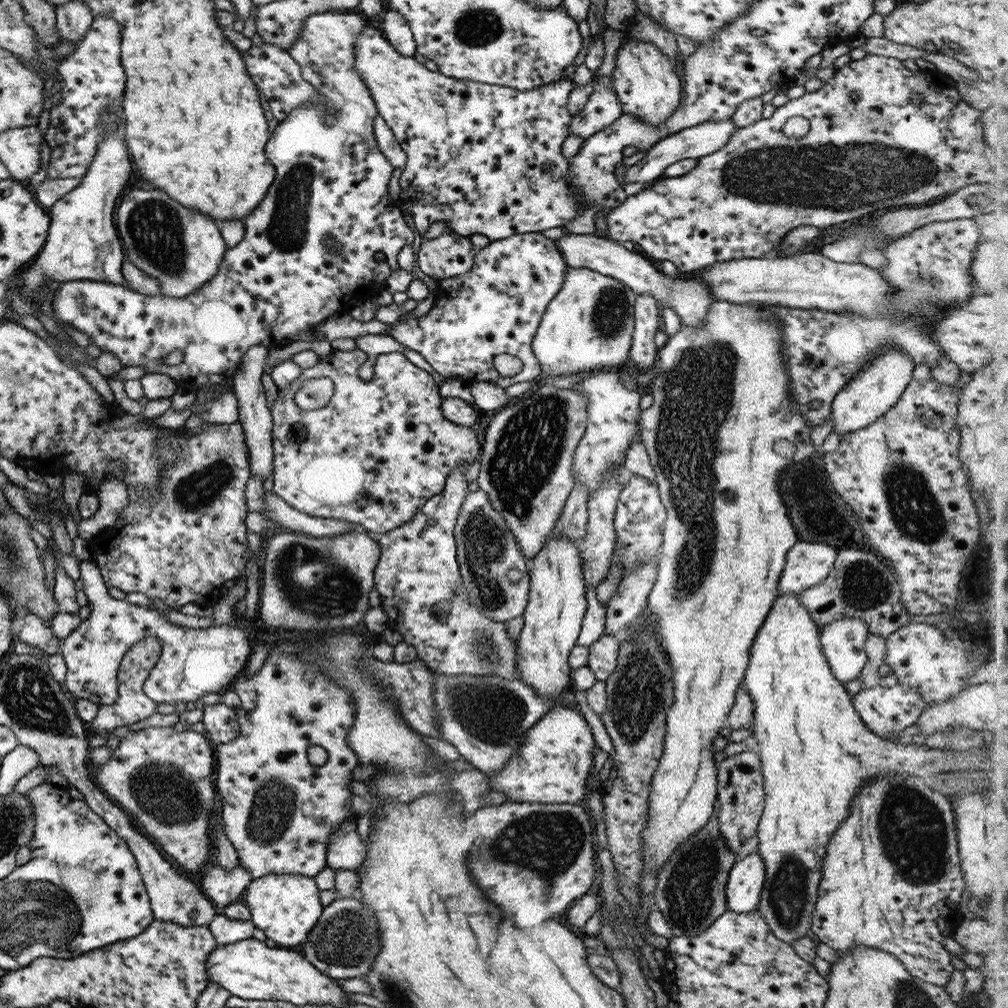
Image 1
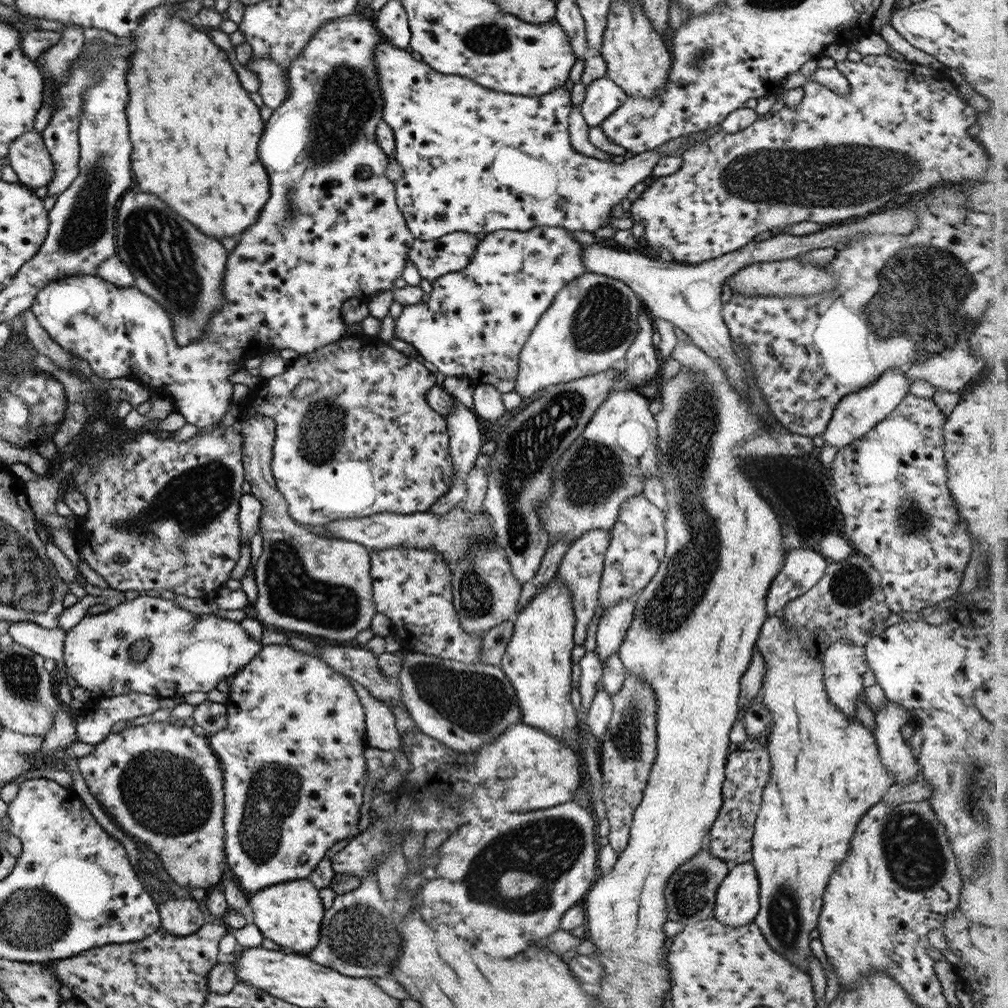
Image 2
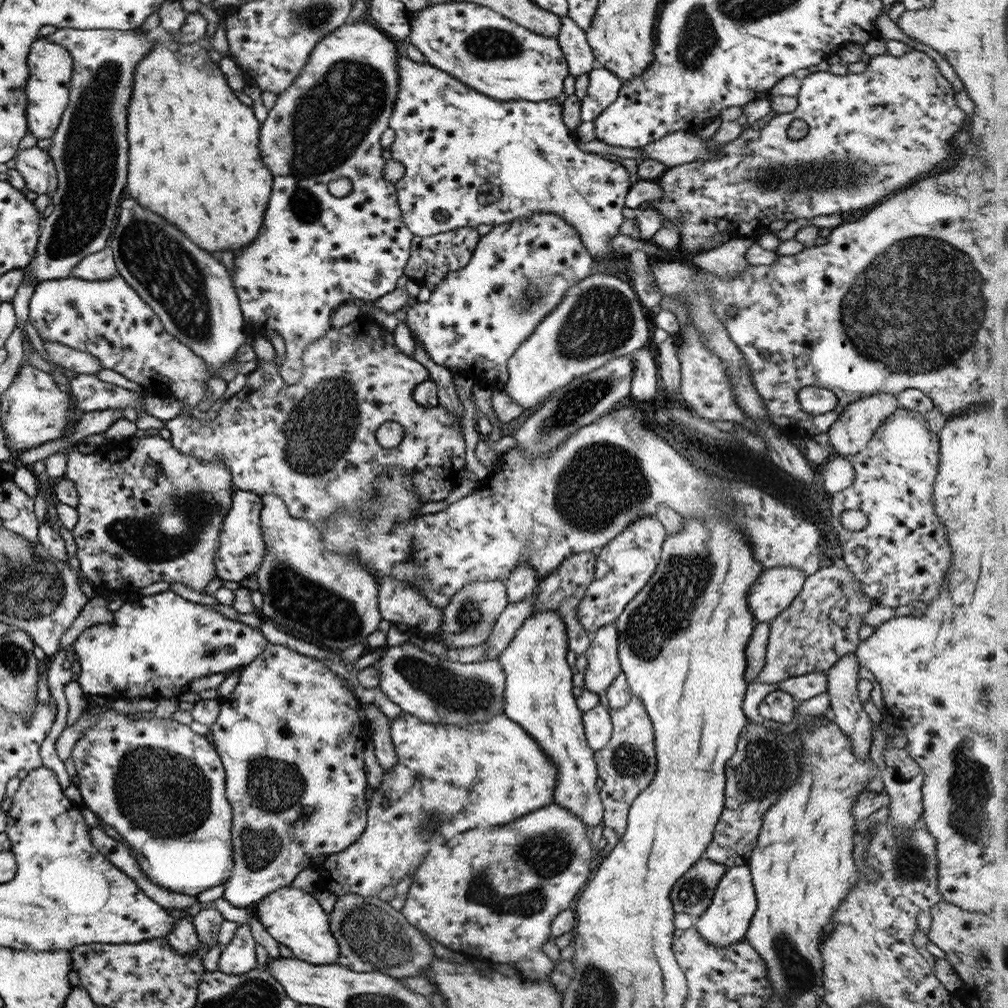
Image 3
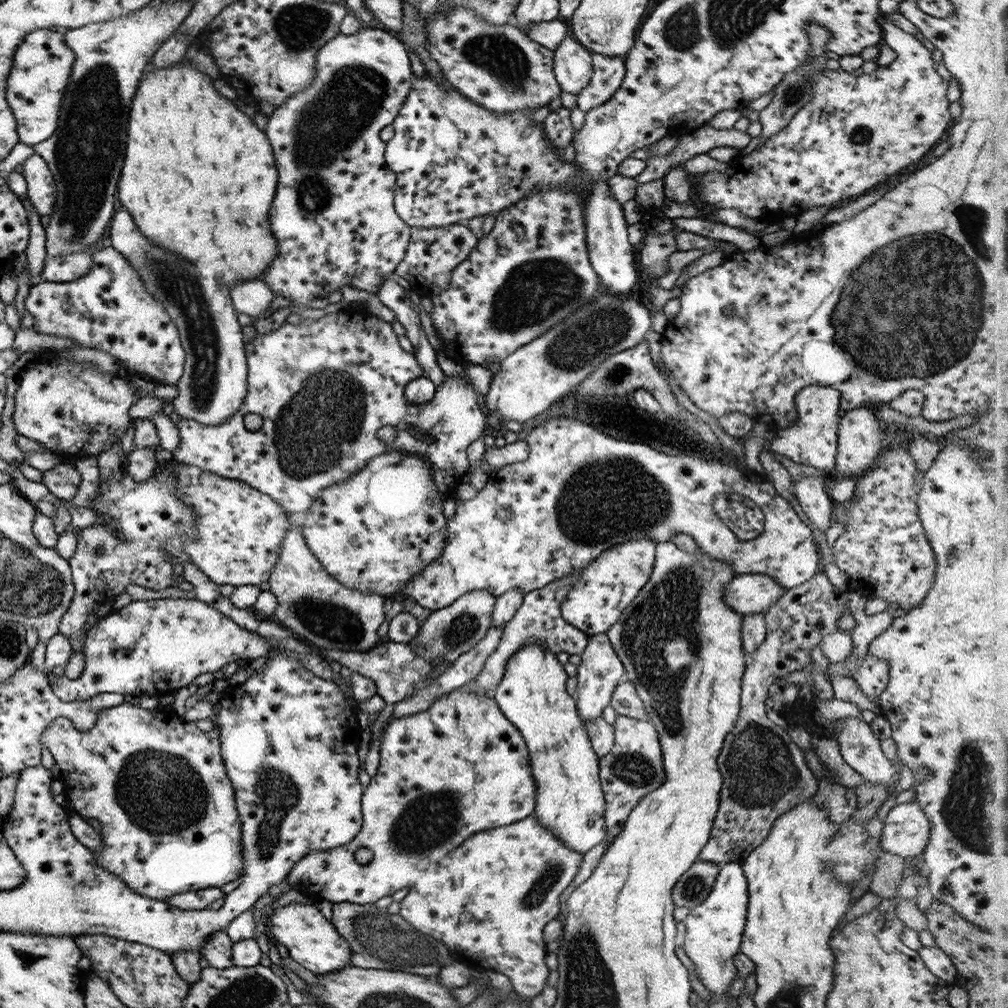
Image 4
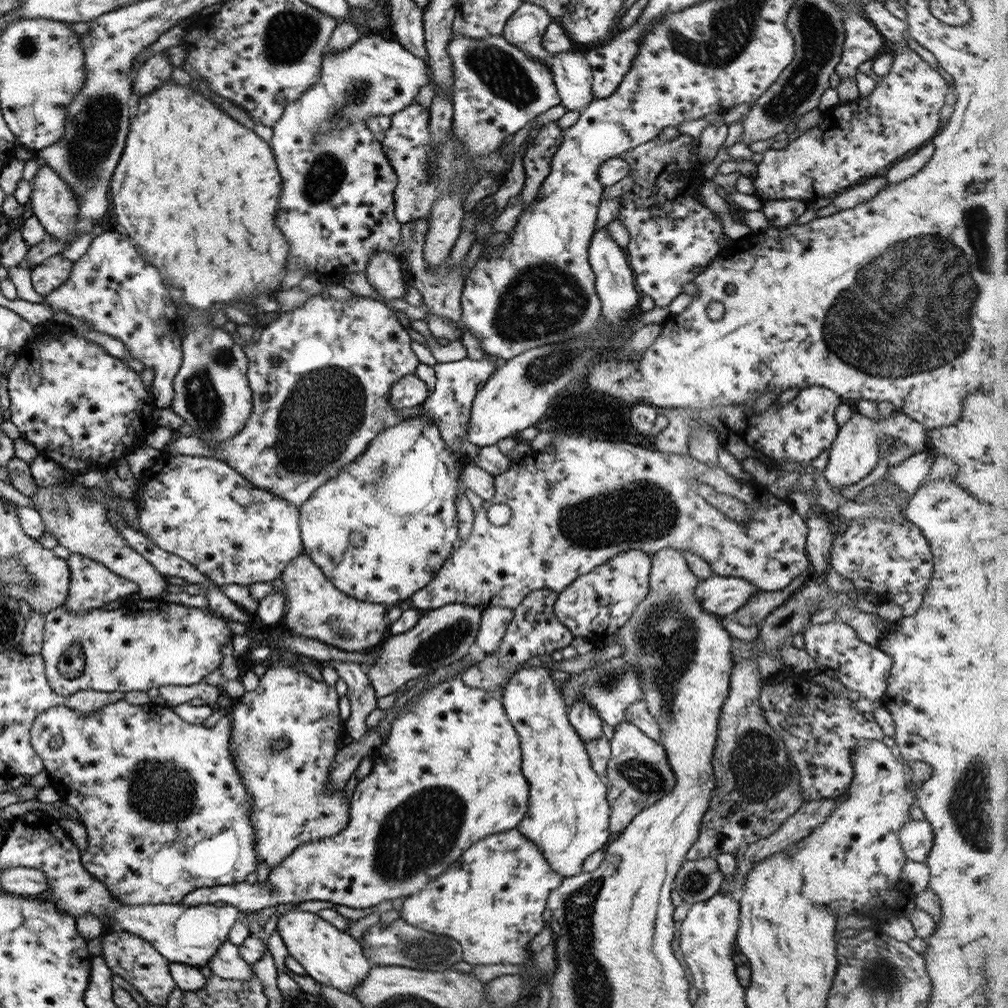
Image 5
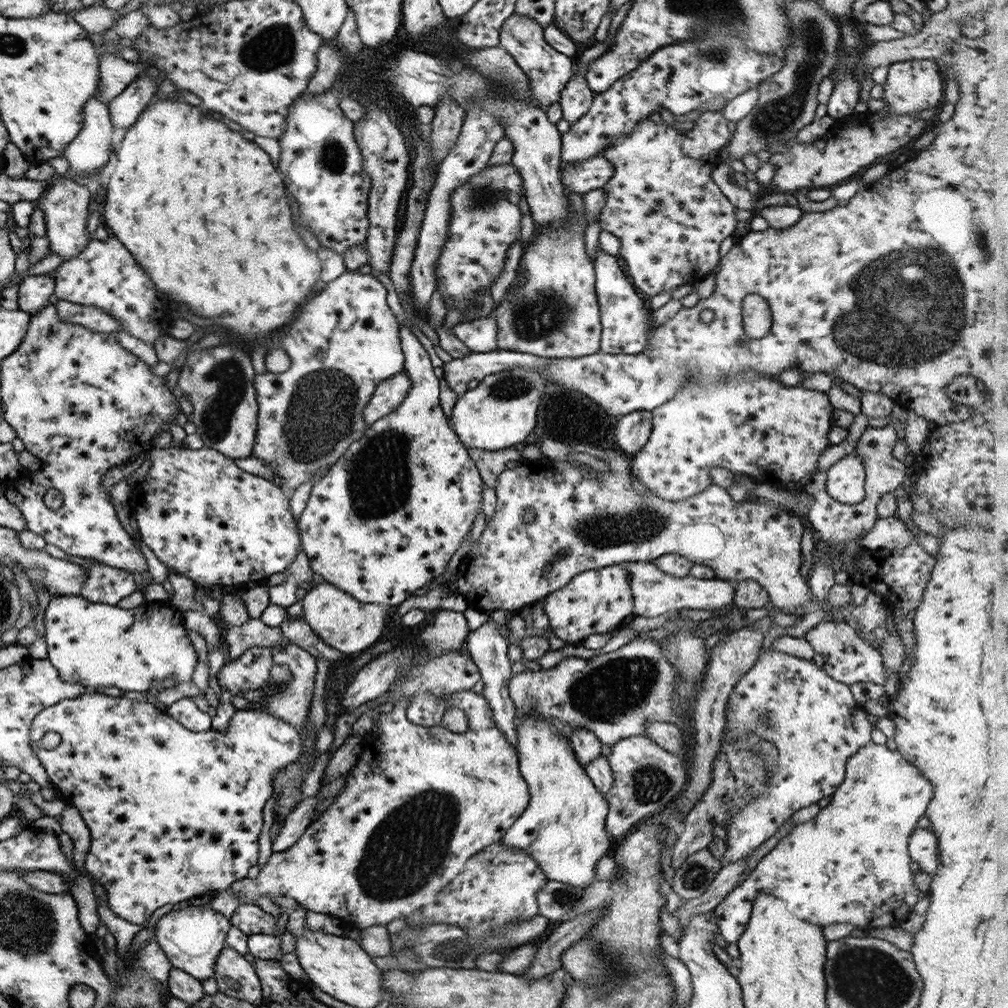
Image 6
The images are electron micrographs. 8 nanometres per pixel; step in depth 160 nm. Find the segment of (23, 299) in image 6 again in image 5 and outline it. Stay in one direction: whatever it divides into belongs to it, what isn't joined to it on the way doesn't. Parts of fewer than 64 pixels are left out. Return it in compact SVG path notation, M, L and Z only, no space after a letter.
M58 254L45 258L39 266L30 270L30 282L35 294L42 297L60 286L71 273L71 260L65 260Z

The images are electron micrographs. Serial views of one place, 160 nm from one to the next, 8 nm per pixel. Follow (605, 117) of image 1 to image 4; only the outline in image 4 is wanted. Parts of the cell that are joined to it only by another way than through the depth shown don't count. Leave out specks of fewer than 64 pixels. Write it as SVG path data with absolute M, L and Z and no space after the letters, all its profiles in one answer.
M591 55L592 75L589 82L576 94L576 106L587 112L606 100L619 88L624 77L624 59L618 56Z

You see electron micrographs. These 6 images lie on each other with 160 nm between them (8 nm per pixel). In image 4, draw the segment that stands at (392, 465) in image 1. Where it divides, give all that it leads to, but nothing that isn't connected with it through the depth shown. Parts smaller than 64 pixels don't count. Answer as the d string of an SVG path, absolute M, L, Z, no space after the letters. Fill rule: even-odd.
M343 306L318 313L299 313L271 333L257 333L244 345L245 400L224 423L218 425L202 425L178 417L175 425L179 440L172 459L192 464L221 478L248 484L269 496L287 515L305 512L324 488L355 475L373 457L392 450L427 460L437 494L451 494L470 468L466 450L468 444L483 435L485 415L465 376L449 377L443 374L443 383L434 388L429 402L411 404L404 397L403 387L409 381L422 377L422 368L412 353L399 347L397 337L389 323L382 322L364 309L353 311ZM245 413L261 416L259 429L245 428ZM382 426L395 428L397 434L393 442L383 442L376 437L377 430Z

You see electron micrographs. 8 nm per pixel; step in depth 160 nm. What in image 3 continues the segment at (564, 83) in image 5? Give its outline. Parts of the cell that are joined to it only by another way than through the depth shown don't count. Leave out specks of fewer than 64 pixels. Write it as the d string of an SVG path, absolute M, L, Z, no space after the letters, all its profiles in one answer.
M567 15L560 18L560 27L556 39L559 50L566 60L568 74L575 78L594 68L595 57L587 44L584 31Z

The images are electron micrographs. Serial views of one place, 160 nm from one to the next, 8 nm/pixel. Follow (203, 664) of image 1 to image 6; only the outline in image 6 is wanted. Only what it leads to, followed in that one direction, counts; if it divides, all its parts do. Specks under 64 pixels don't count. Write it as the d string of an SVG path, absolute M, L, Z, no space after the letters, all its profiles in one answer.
M65 596L65 597L52 597L48 601L47 606L43 610L43 638L45 644L46 659L53 665L53 668L58 672L59 678L63 682L77 683L87 687L88 689L94 690L98 686L111 686L122 691L133 690L133 692L146 692L151 682L157 680L157 682L172 676L175 683L181 684L181 682L191 681L191 674L193 674L193 668L197 664L197 655L195 650L185 633L185 627L183 625L183 617L181 612L172 607L167 602L162 601L143 601L140 605L135 608L123 609L120 607L111 606L108 604L91 603L78 596Z

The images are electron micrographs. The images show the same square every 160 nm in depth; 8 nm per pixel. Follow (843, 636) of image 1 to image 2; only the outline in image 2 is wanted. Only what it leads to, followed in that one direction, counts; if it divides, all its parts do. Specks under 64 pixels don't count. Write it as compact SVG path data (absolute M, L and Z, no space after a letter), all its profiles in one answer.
M845 637L834 640L822 652L822 679L825 692L829 700L841 711L846 717L856 720L855 705L857 695L863 690L863 675L868 669L865 660L864 648L862 645L853 644Z

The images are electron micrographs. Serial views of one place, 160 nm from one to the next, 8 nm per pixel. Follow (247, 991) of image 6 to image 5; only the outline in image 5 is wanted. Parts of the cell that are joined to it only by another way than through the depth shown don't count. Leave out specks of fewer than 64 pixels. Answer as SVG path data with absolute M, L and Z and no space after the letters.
M223 941L219 945L206 965L215 976L225 980L246 981L253 973L238 955L238 948L229 941Z

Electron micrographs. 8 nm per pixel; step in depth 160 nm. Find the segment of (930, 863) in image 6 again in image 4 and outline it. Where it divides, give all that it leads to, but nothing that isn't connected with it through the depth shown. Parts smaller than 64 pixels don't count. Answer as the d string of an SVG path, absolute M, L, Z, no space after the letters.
M915 800L897 804L882 820L880 849L897 856L919 856L929 836L929 821Z

